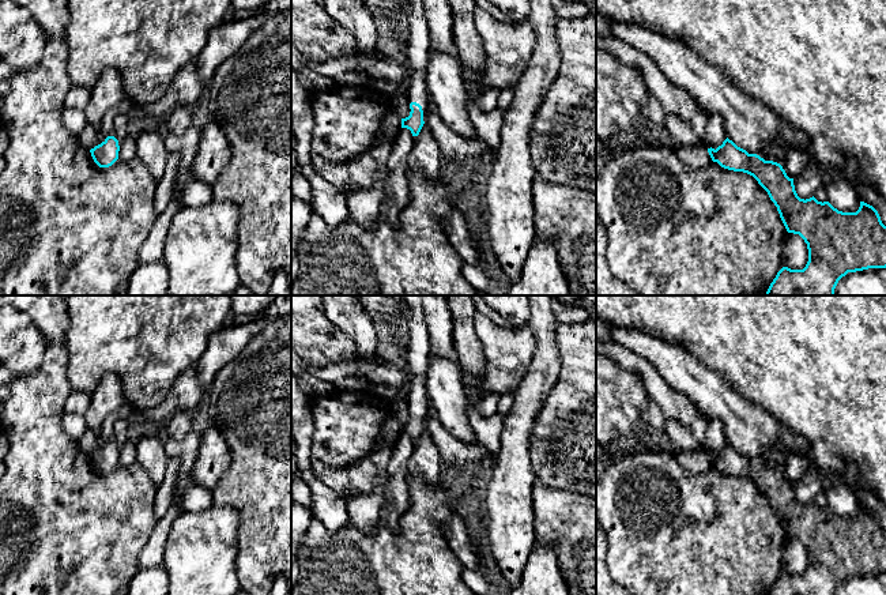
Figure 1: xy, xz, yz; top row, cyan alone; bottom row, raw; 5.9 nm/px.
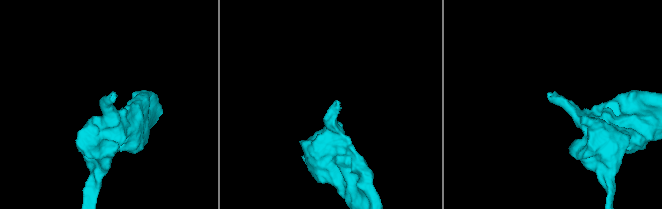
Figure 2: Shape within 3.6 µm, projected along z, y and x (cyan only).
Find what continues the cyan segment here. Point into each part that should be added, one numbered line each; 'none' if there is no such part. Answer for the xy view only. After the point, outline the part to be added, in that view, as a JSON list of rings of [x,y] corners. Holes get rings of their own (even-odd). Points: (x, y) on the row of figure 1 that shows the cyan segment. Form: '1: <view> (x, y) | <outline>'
none

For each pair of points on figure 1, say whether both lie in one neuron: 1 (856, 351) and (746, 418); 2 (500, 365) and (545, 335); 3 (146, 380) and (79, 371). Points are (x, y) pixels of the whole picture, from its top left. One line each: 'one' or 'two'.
1: two
2: two
3: one

